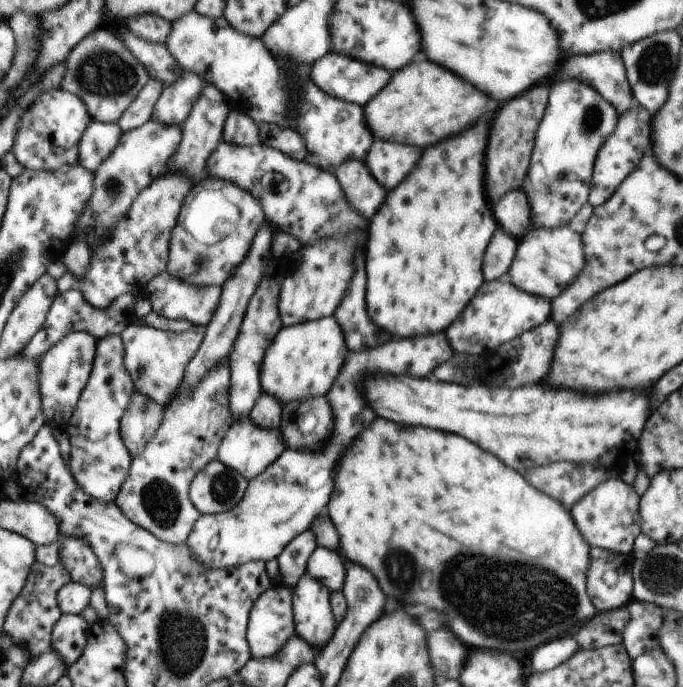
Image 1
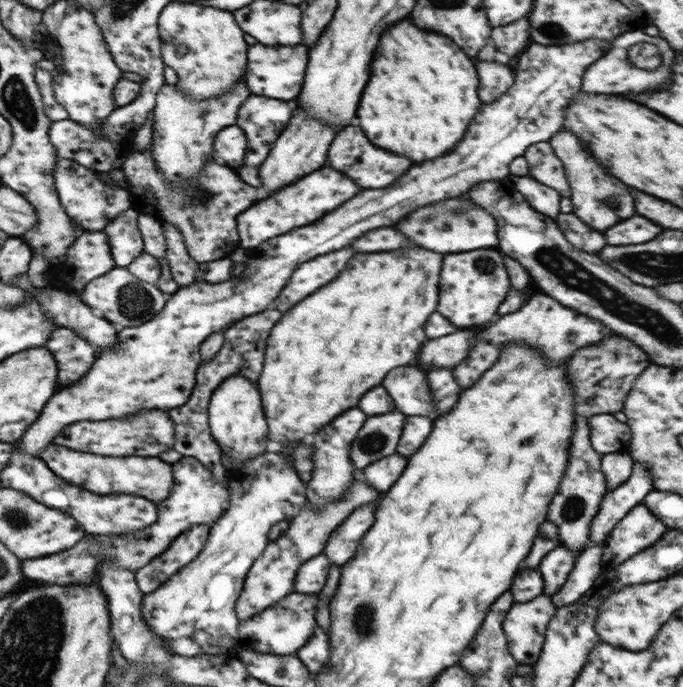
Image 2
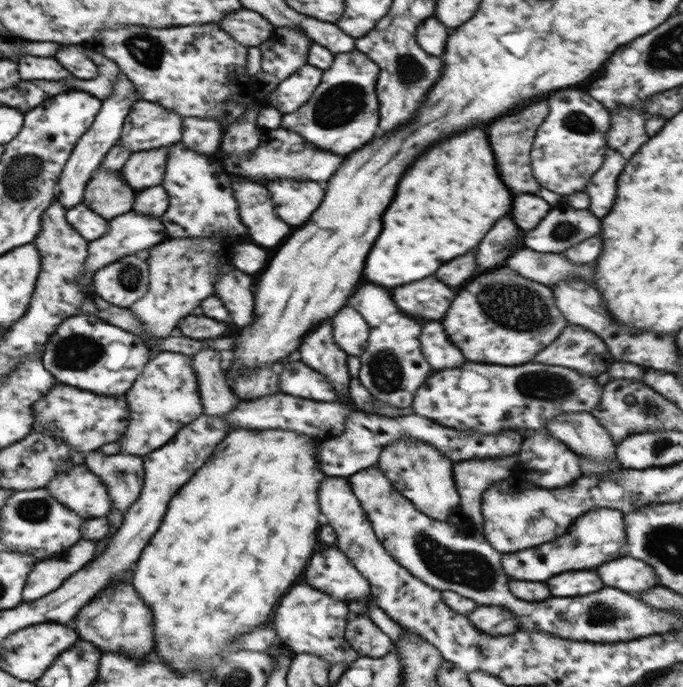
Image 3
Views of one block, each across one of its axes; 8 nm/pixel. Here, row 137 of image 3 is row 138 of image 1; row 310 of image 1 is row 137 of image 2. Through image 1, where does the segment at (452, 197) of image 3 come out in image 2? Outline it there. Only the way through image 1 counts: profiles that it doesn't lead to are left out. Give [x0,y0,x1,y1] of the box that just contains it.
[356,18,478,162]

